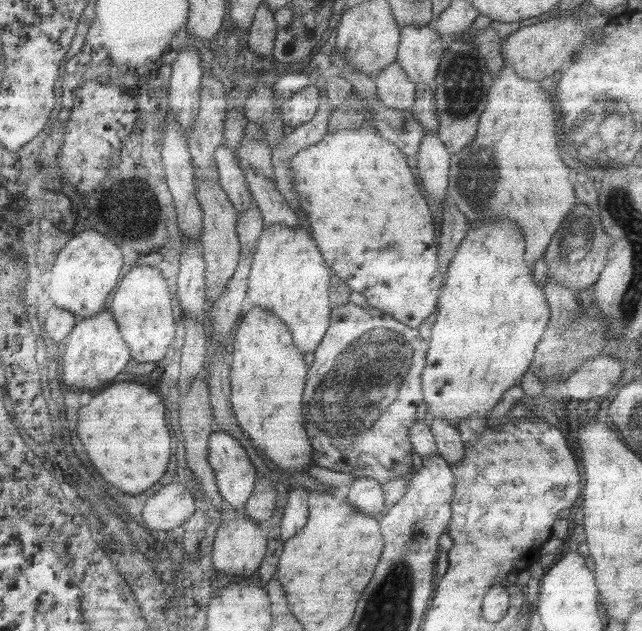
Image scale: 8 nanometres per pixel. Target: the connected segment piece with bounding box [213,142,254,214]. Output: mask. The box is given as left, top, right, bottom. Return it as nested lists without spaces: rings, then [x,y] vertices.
[[[224,143],[215,147],[213,151],[215,169],[217,172],[217,184],[229,199],[237,214],[251,207],[253,200],[246,187],[242,167],[235,161],[231,150]]]

